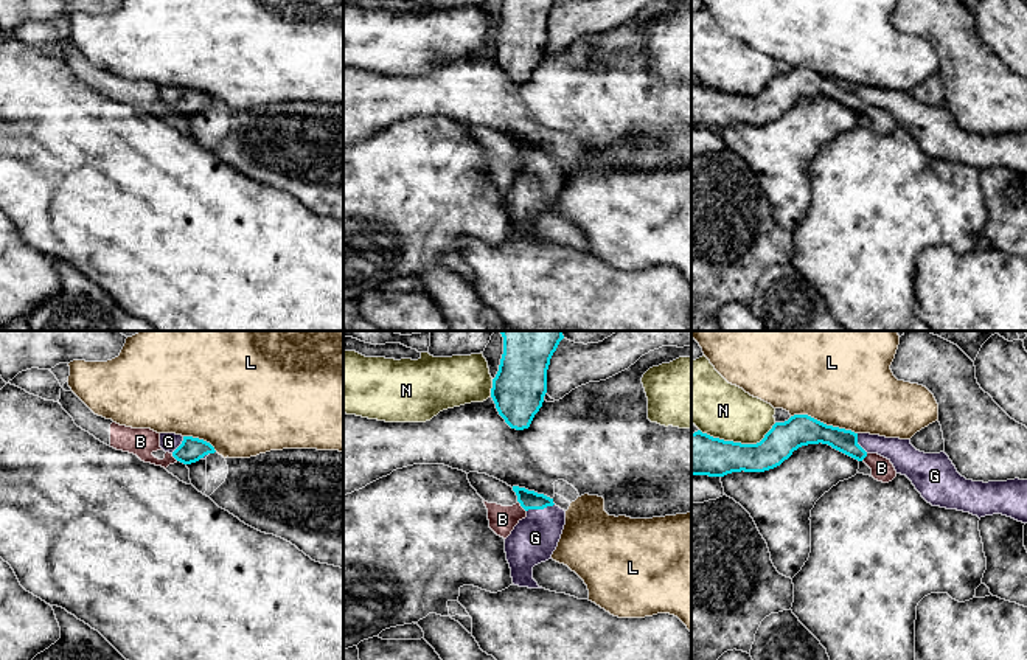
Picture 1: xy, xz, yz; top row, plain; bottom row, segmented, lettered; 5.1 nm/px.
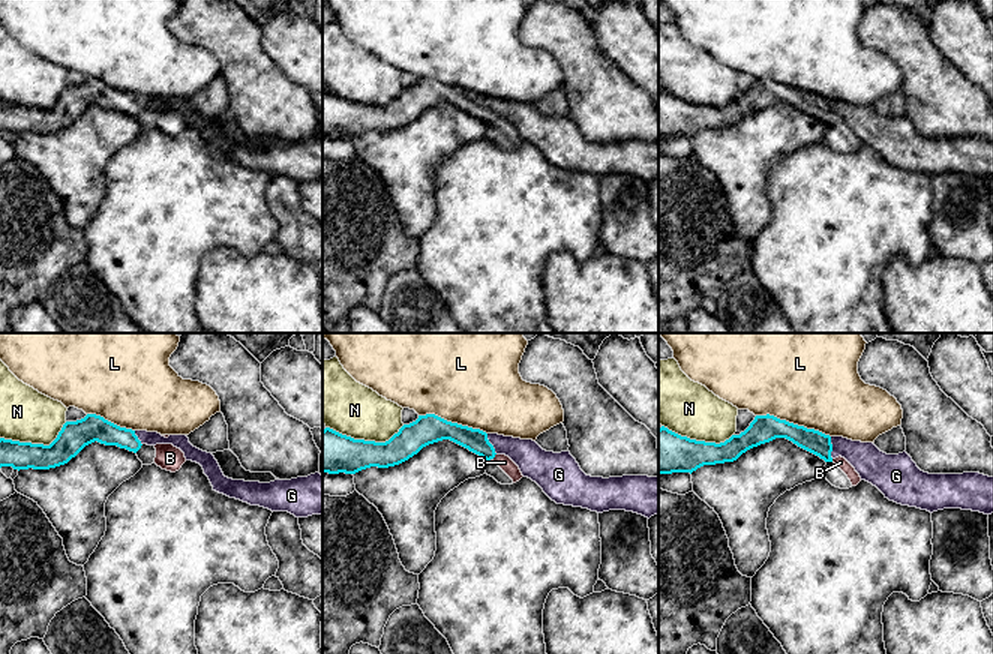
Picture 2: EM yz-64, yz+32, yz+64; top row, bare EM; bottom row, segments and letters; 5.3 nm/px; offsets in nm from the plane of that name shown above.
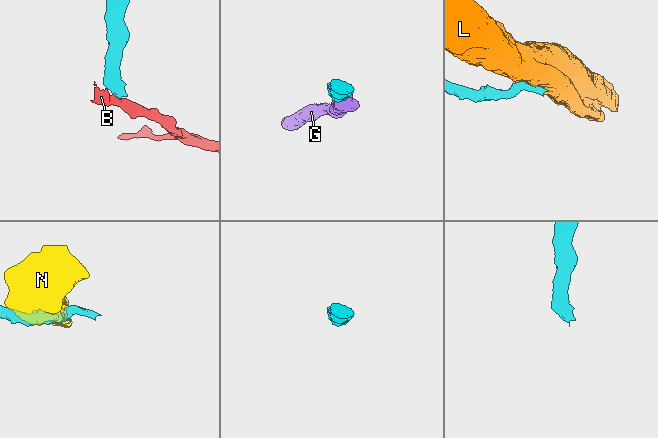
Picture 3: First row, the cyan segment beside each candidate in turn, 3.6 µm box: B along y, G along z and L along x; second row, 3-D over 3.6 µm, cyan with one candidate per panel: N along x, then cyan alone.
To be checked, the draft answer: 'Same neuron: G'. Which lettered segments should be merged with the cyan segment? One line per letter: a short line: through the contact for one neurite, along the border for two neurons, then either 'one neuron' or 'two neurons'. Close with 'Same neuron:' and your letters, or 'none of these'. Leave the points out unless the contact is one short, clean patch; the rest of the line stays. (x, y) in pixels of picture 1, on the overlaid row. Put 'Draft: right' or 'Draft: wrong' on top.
Draft: right
B: line xz (518, 500), (525, 511); two neurons
G: line xz (529, 499), (539, 508), (539, 533), (535, 538); one neuron
L: two neurons
N: two neurons
Same neuron: G

